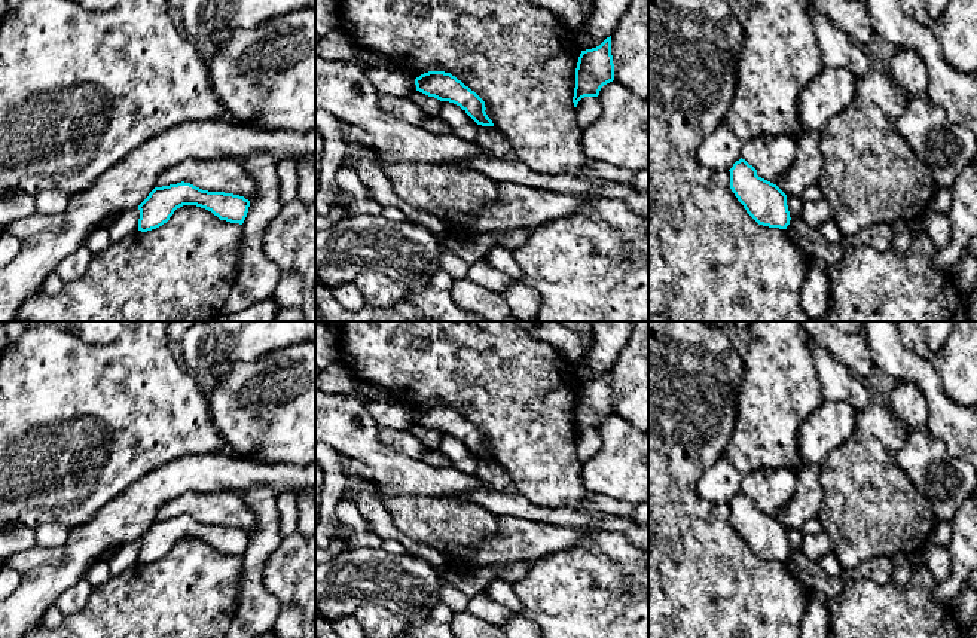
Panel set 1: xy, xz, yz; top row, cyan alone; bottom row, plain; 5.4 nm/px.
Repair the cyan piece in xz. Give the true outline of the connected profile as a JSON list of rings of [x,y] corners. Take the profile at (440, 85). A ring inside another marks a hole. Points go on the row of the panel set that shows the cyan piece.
[[[428,71],[415,79],[416,91],[460,106],[477,125],[494,126],[485,101],[451,73]]]

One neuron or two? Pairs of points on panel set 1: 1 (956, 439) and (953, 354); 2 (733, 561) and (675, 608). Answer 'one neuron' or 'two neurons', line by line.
1: two neurons
2: one neuron

